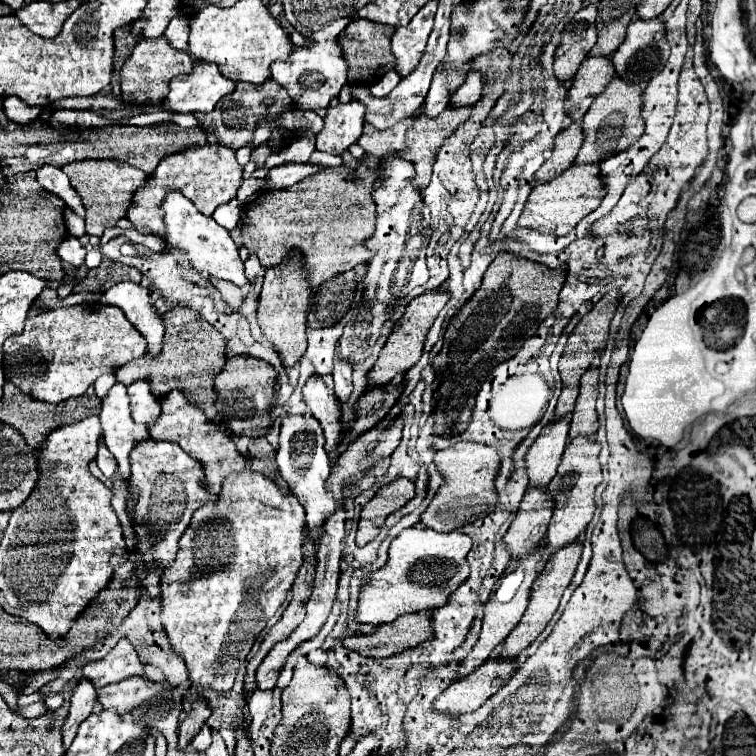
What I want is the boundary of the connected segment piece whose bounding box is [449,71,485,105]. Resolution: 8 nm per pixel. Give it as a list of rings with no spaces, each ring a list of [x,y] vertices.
[[[471,71],[467,77],[467,85],[453,93],[453,101],[449,105],[475,105],[483,97],[483,75],[479,71]]]

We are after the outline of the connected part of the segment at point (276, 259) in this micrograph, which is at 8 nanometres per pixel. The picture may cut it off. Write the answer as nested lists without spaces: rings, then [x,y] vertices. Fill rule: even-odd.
[[[361,165],[357,175],[349,175],[345,167],[323,169],[321,173],[307,177],[281,191],[261,191],[251,203],[247,219],[231,231],[233,241],[247,247],[249,253],[257,253],[263,267],[277,265],[289,259],[291,249],[299,249],[305,257],[305,271],[311,287],[319,287],[335,273],[351,271],[359,263],[367,263],[373,253],[365,247],[365,241],[375,233],[375,201],[371,195],[377,171]]]

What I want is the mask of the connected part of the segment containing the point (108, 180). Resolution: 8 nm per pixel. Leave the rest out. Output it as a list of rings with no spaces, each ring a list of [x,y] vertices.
[[[85,159],[85,161],[75,161],[63,167],[65,175],[71,179],[71,187],[77,191],[77,195],[83,201],[85,207],[85,227],[87,235],[97,235],[101,237],[107,227],[115,227],[115,223],[125,217],[131,197],[139,185],[145,183],[147,175],[131,167],[127,163],[117,163],[117,161],[95,161],[95,159]]]

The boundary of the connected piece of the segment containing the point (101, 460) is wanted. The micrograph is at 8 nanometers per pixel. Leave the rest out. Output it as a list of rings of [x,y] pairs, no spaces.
[[[101,443],[99,445],[99,453],[97,453],[97,465],[99,465],[99,469],[103,471],[103,475],[105,477],[113,477],[115,473],[117,473],[117,461],[115,461],[115,457],[113,457],[113,453]]]

